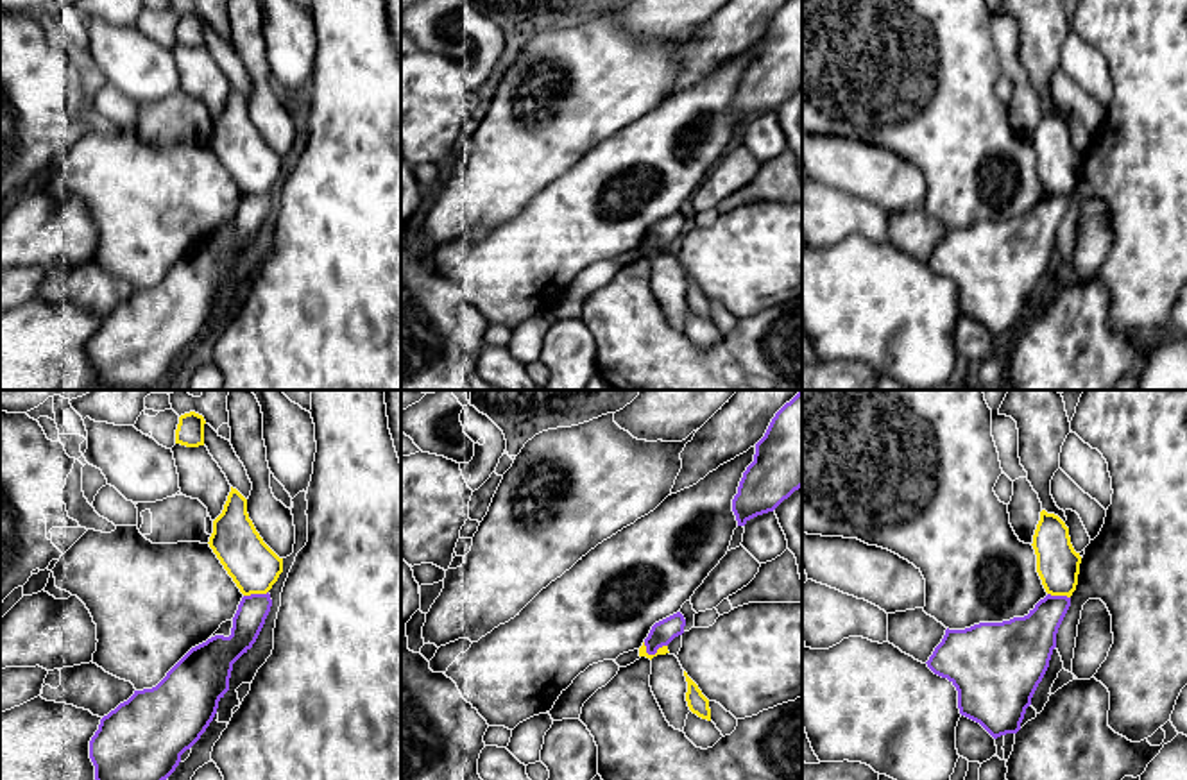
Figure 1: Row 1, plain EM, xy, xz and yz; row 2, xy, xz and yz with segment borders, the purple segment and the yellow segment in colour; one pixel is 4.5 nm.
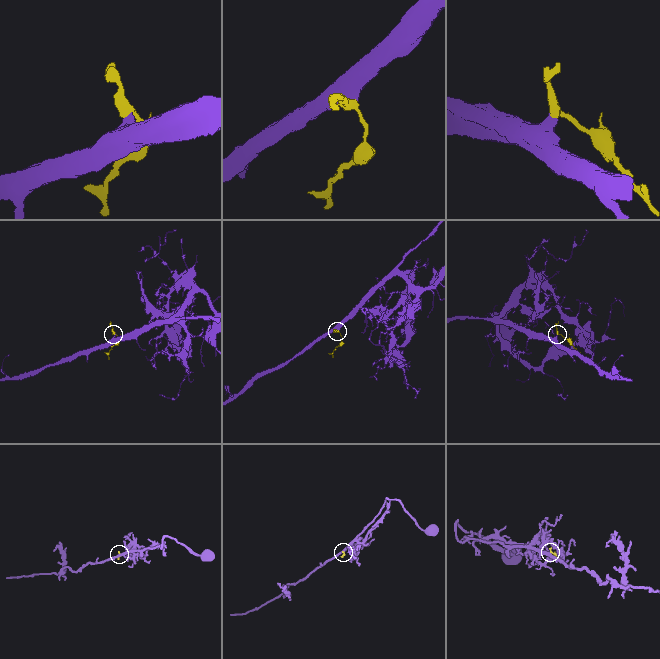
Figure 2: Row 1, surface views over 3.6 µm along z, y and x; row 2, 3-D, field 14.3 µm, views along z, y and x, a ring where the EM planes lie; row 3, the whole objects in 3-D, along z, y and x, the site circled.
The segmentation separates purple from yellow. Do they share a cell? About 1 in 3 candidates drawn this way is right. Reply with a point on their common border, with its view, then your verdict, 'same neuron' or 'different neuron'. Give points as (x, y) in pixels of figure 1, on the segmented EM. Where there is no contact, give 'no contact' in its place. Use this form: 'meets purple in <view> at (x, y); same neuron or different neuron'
meets purple in xz at (652, 653); different neuron

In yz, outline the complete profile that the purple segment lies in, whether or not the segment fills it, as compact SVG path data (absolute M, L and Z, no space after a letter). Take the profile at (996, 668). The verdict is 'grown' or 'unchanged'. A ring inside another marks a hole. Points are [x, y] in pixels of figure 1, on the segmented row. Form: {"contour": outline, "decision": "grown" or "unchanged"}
{"contour": "M1047 594L1024 617L979 623L965 630L947 628L926 664L935 674L947 678L956 687L961 716L979 723L994 739L1017 733L1049 667L1056 633L1069 606L1071 598Z", "decision": "unchanged"}

